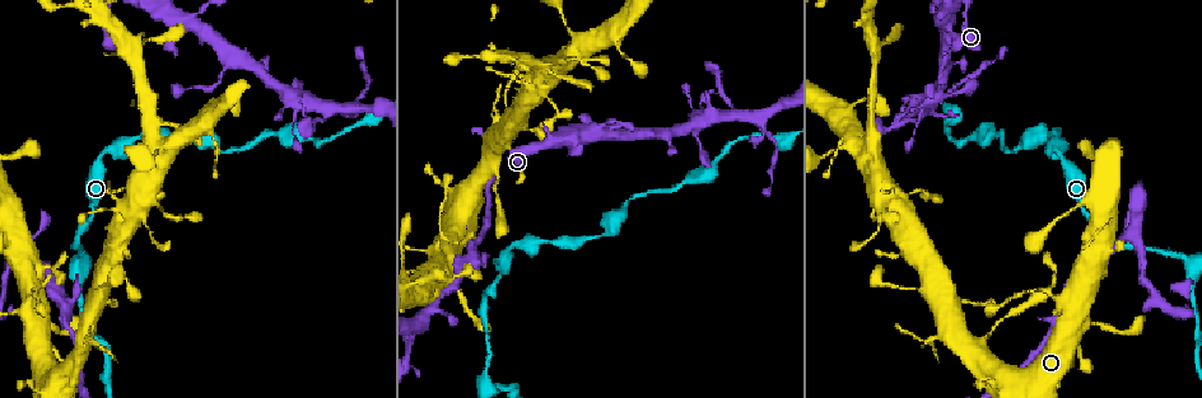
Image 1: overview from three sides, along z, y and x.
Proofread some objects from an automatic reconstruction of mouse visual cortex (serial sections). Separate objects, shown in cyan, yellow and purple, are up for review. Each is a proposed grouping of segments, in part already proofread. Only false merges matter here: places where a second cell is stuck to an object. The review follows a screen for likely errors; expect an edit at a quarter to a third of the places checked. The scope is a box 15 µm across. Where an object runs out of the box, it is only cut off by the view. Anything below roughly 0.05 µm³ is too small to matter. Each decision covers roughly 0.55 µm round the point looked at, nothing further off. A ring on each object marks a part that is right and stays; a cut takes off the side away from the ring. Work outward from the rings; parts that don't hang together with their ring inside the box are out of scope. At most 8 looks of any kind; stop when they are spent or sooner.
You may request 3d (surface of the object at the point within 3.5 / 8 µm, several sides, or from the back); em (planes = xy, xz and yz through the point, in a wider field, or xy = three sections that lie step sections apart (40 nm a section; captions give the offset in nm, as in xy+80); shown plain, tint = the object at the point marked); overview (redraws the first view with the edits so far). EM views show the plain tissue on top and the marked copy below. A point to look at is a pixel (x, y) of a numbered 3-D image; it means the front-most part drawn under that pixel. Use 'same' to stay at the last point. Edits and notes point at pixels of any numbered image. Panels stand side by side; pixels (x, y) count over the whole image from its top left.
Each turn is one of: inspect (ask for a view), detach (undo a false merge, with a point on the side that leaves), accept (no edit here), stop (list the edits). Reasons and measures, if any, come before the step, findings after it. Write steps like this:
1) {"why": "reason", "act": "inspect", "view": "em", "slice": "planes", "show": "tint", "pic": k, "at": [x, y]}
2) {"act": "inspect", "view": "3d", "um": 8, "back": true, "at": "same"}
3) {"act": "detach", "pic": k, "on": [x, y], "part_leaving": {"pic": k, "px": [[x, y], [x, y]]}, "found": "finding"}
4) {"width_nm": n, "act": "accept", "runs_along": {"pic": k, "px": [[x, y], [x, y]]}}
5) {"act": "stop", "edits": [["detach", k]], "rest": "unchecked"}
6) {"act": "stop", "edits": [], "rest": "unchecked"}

{"why": "three arms meet", "act": "inspect", "view": "3d", "um": 3.5, "pic": 1, "at": [440, 238]}

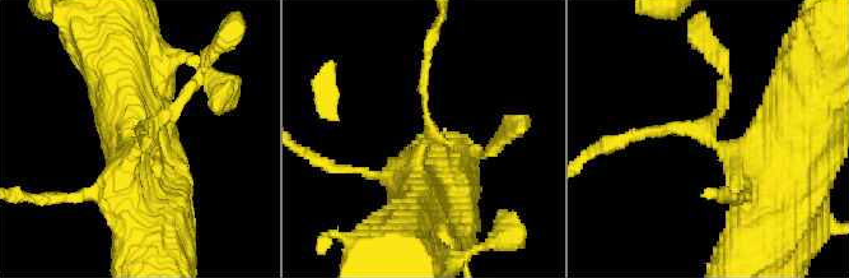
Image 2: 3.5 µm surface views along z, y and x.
{"arms": 3, "arm_widths_nm": [150, 150, 500], "why": "shape alone is not enough", "act": "inspect", "view": "em", "slice": "xy", "step": 5, "show": "tint", "pic": 2, "at": [430, 135]}

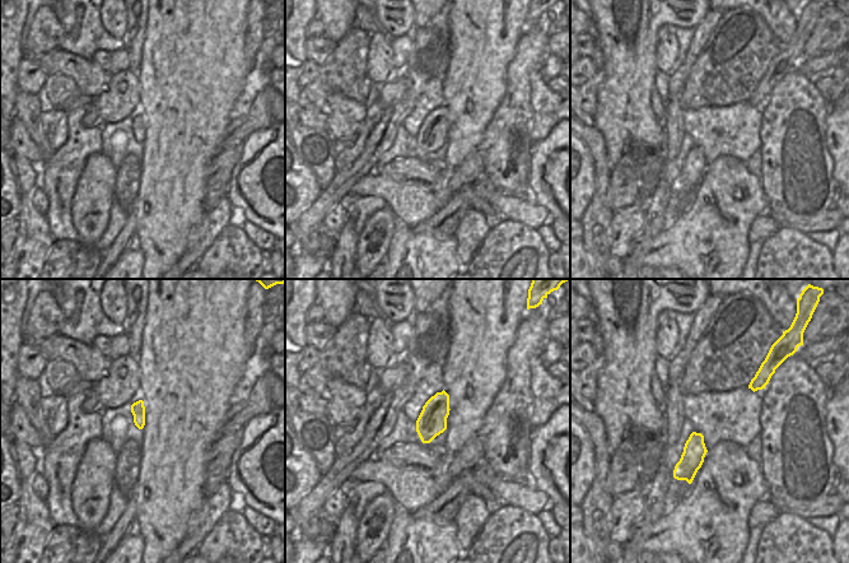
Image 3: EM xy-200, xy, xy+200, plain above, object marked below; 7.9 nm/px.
{"act": "accept", "runs_along": {"pic": 2, "px": [[780, 212], [699, 126], [630, 134]]}, "found": "continuous, no second cell"}

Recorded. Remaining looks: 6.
{"why": "calibre changes", "act": "inspect", "view": "3d", "um": 3.5, "pic": 1, "at": [148, 225]}

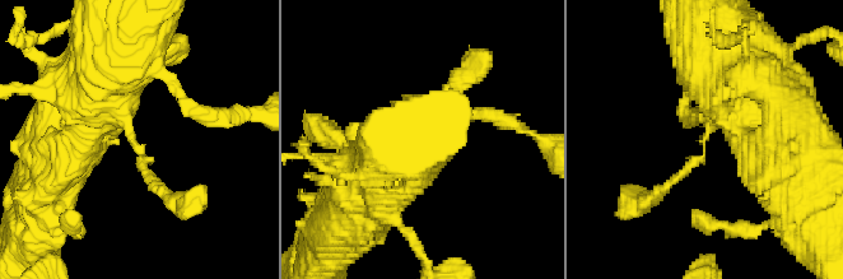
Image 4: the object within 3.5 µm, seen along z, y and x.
{"arm_widths_nm": [150, 700], "why": "shape alone is not enough", "act": "inspect", "view": "em", "slice": "xy", "step": 3, "show": "tint", "pic": 4, "at": [134, 140]}

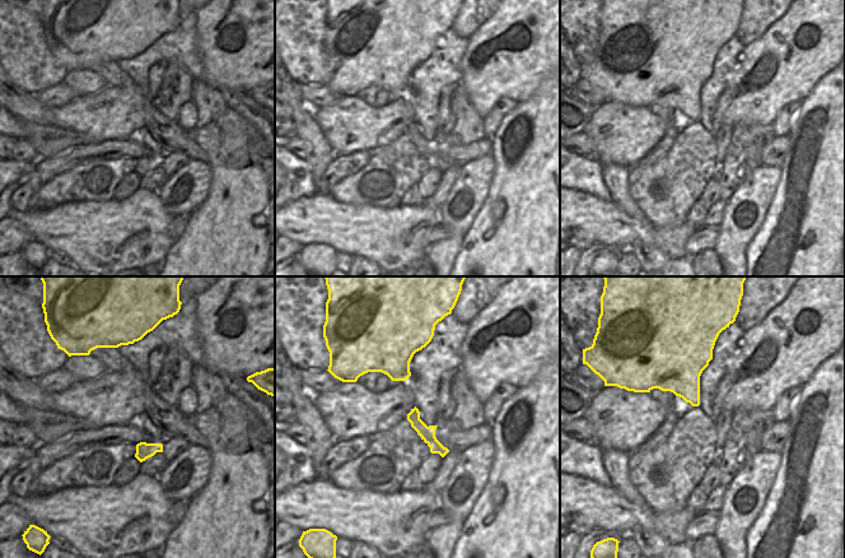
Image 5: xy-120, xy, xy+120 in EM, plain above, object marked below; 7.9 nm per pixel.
{"act": "accept", "runs_along": {"pic": 5, "px": [[414, 412], [415, 422], [443, 451]]}, "found": "continuous, no second cell"}

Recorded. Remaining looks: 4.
{"why": "sharp bend", "act": "inspect", "view": "3d", "um": 3.5, "back": true, "pic": 1, "at": [580, 40]}

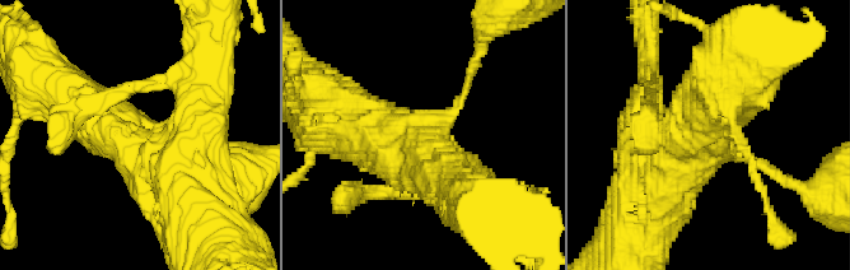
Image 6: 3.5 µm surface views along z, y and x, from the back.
{"act": "inspect", "view": "em", "slice": "xy", "step": 5, "show": "tint", "pic": 6, "at": [426, 141]}

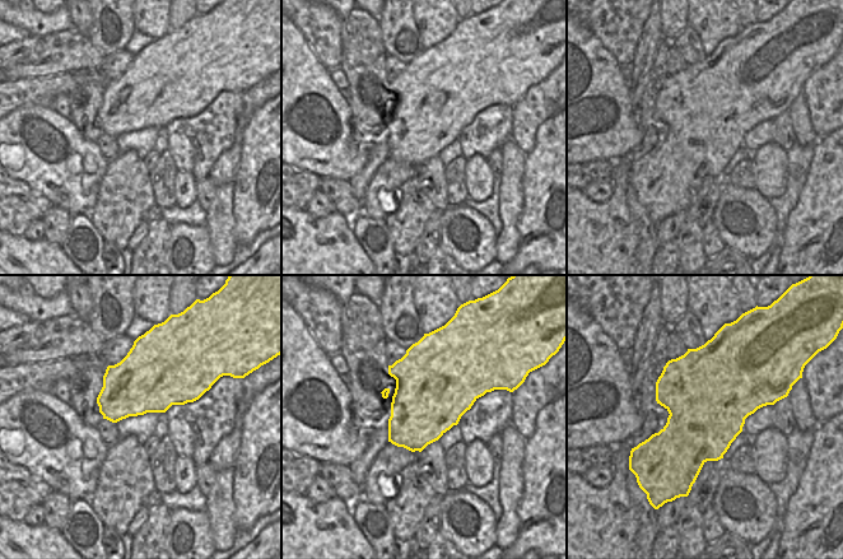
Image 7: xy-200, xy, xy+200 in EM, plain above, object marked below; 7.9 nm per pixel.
{"width_nm": 600, "act": "accept", "runs_along": {"pic": 6, "px": [[183, 191], [66, 93]]}, "found": "one cell here"}

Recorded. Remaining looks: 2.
{"act": "stop", "edits": [], "rest": "unchecked"}

